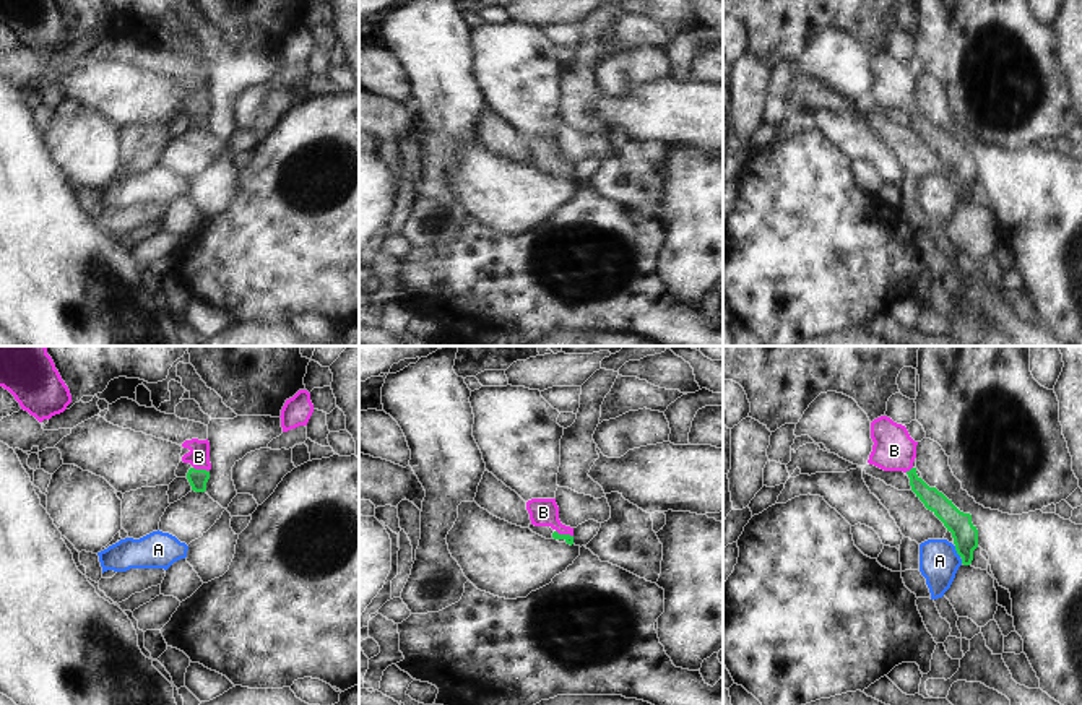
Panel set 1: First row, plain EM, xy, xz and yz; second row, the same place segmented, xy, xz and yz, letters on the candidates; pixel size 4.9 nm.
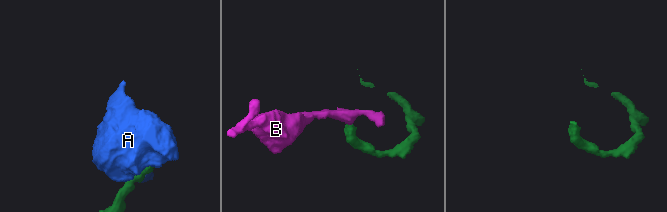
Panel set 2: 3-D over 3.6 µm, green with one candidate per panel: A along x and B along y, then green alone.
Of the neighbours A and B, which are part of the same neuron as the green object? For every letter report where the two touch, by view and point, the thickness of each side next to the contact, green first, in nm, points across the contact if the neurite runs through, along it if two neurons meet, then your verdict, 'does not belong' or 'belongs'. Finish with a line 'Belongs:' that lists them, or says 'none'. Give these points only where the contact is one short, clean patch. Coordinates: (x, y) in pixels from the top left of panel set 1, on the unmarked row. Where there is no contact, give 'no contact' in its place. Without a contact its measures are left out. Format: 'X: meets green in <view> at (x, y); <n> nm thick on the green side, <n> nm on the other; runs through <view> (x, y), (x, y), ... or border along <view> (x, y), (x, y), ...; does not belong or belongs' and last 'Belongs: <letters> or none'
A: meets green in yz at (956, 185); 130 nm thick on the green side, 190 nm on the other; border along yz (954, 182), (960, 192); does not belong
B: meets green in xy at (202, 106); 90 nm thick on the green side, 110 nm on the other; runs through xy (197, 114), (202, 106), (199, 93); belongs
Belongs: B

